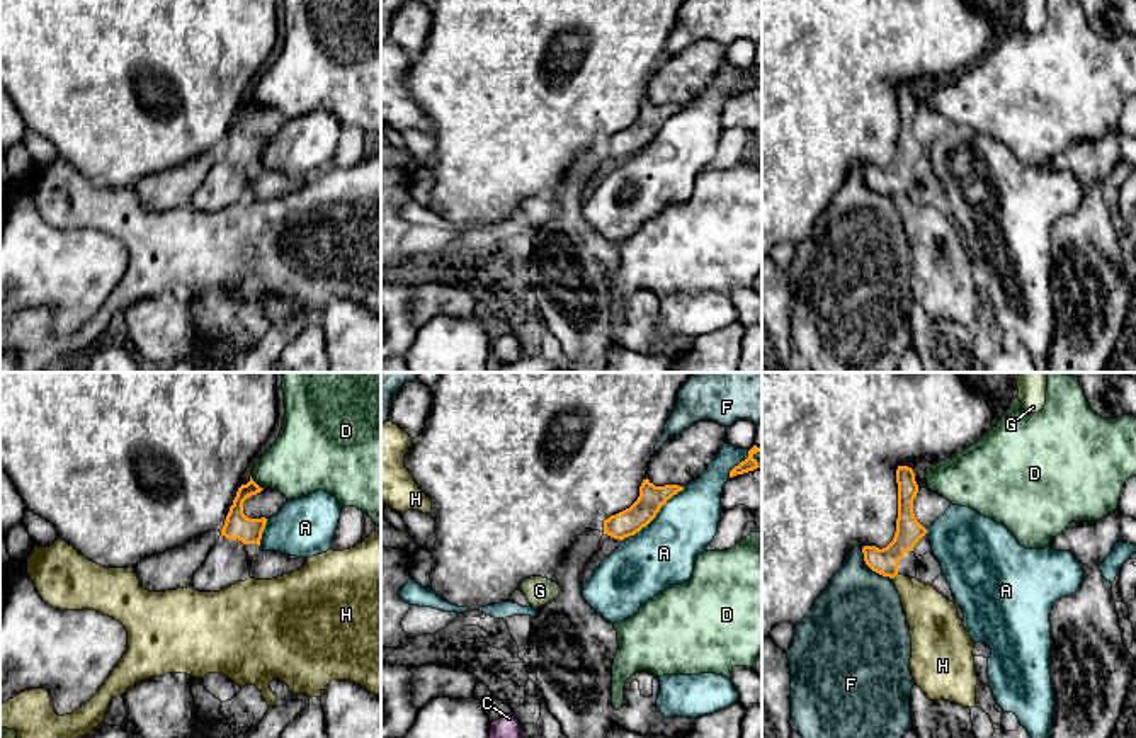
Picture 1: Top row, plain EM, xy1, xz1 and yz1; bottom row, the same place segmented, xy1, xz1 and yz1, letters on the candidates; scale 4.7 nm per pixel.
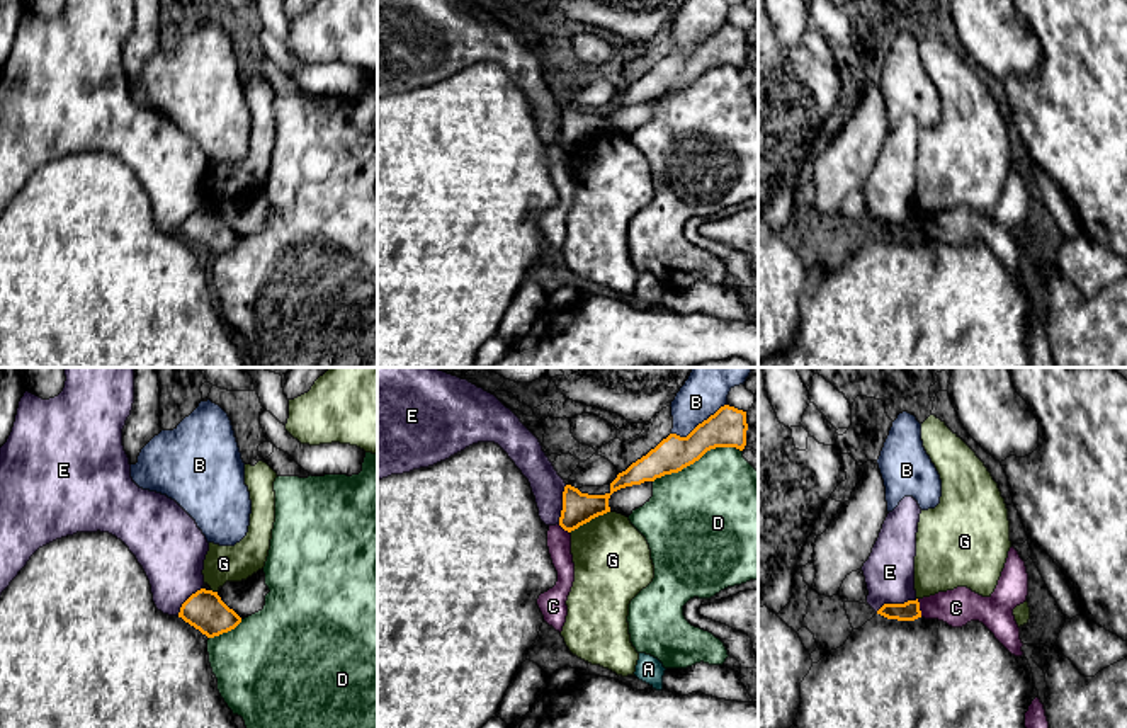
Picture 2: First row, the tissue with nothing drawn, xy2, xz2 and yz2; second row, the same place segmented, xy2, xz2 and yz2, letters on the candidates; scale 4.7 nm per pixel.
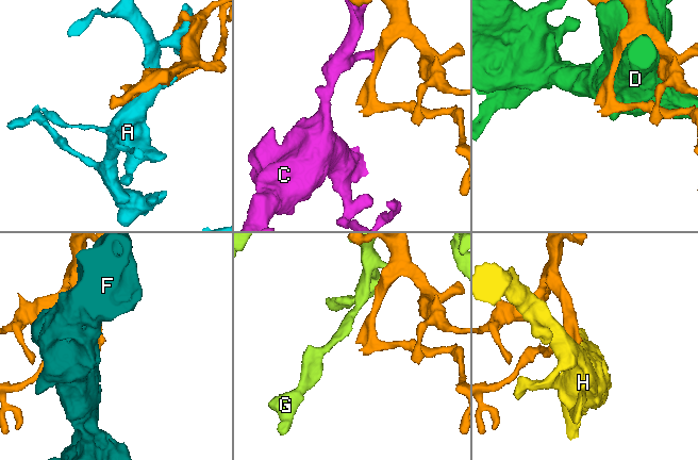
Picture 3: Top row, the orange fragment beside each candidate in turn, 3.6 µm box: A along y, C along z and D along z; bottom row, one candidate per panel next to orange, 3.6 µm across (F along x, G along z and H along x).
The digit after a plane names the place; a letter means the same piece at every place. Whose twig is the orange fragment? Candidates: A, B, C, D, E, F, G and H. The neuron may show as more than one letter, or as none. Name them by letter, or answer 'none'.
none

